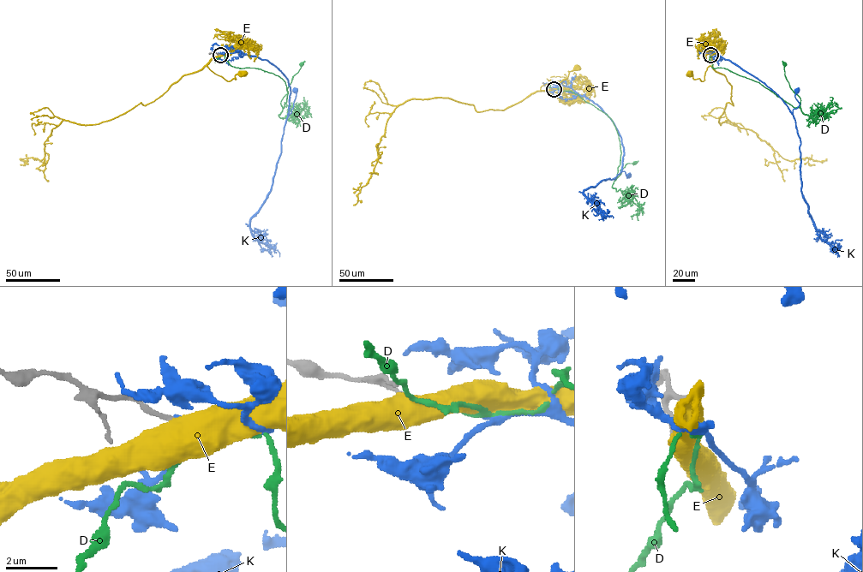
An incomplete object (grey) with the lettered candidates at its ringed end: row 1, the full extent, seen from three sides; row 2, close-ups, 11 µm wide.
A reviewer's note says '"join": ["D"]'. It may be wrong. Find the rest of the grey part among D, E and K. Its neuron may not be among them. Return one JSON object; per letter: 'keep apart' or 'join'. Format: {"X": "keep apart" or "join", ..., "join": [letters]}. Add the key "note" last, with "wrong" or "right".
{"D": "join", "E": "keep apart", "K": "keep apart", "join": ["D"], "note": "right"}

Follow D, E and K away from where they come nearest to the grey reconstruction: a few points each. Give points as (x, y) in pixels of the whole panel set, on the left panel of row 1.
D: (220, 55), (224, 56), (231, 66), (258, 68), (282, 78), (288, 92), (283, 108), (280, 101), (302, 63)
E: (220, 54), (207, 64), (211, 70), (230, 81), (236, 79), (235, 75), (243, 74)
K: (220, 54), (244, 53), (272, 63), (287, 79), (290, 93), (288, 115), (293, 107), (295, 90)

